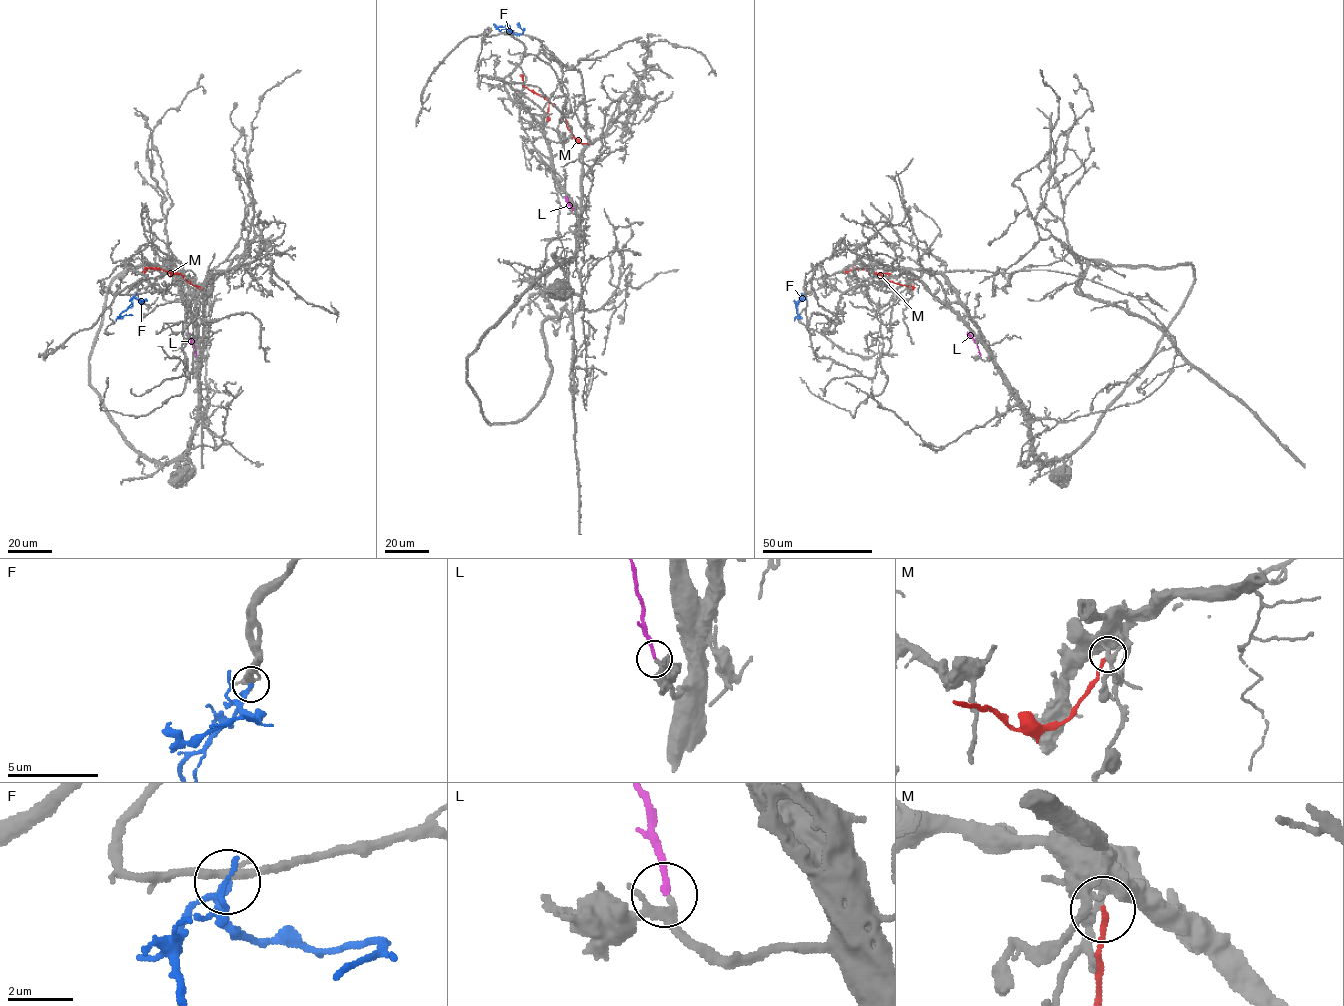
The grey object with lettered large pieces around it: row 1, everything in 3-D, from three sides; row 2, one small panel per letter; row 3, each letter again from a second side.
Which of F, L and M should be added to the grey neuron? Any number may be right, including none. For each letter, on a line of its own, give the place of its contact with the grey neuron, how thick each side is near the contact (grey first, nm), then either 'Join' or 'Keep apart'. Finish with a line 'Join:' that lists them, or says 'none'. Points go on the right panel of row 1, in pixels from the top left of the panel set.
F: Touches grey at (804, 295). Thickness 280 nm (grey) against 200 nm. Keep apart
L: Touches grey at (980, 356). Thickness 180 nm (grey) against 180 nm. Join
M: Touches grey at (914, 279). Thickness 320 nm (grey) against 160 nm. Keep apart
Join: L

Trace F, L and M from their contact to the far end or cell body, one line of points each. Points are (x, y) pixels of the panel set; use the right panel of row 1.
F: (804, 295), (795, 305), (799, 315)
L: (980, 356), (977, 344), (966, 331)
M: (914, 279), (914, 287), (910, 288), (888, 281), (863, 268), (845, 272)

